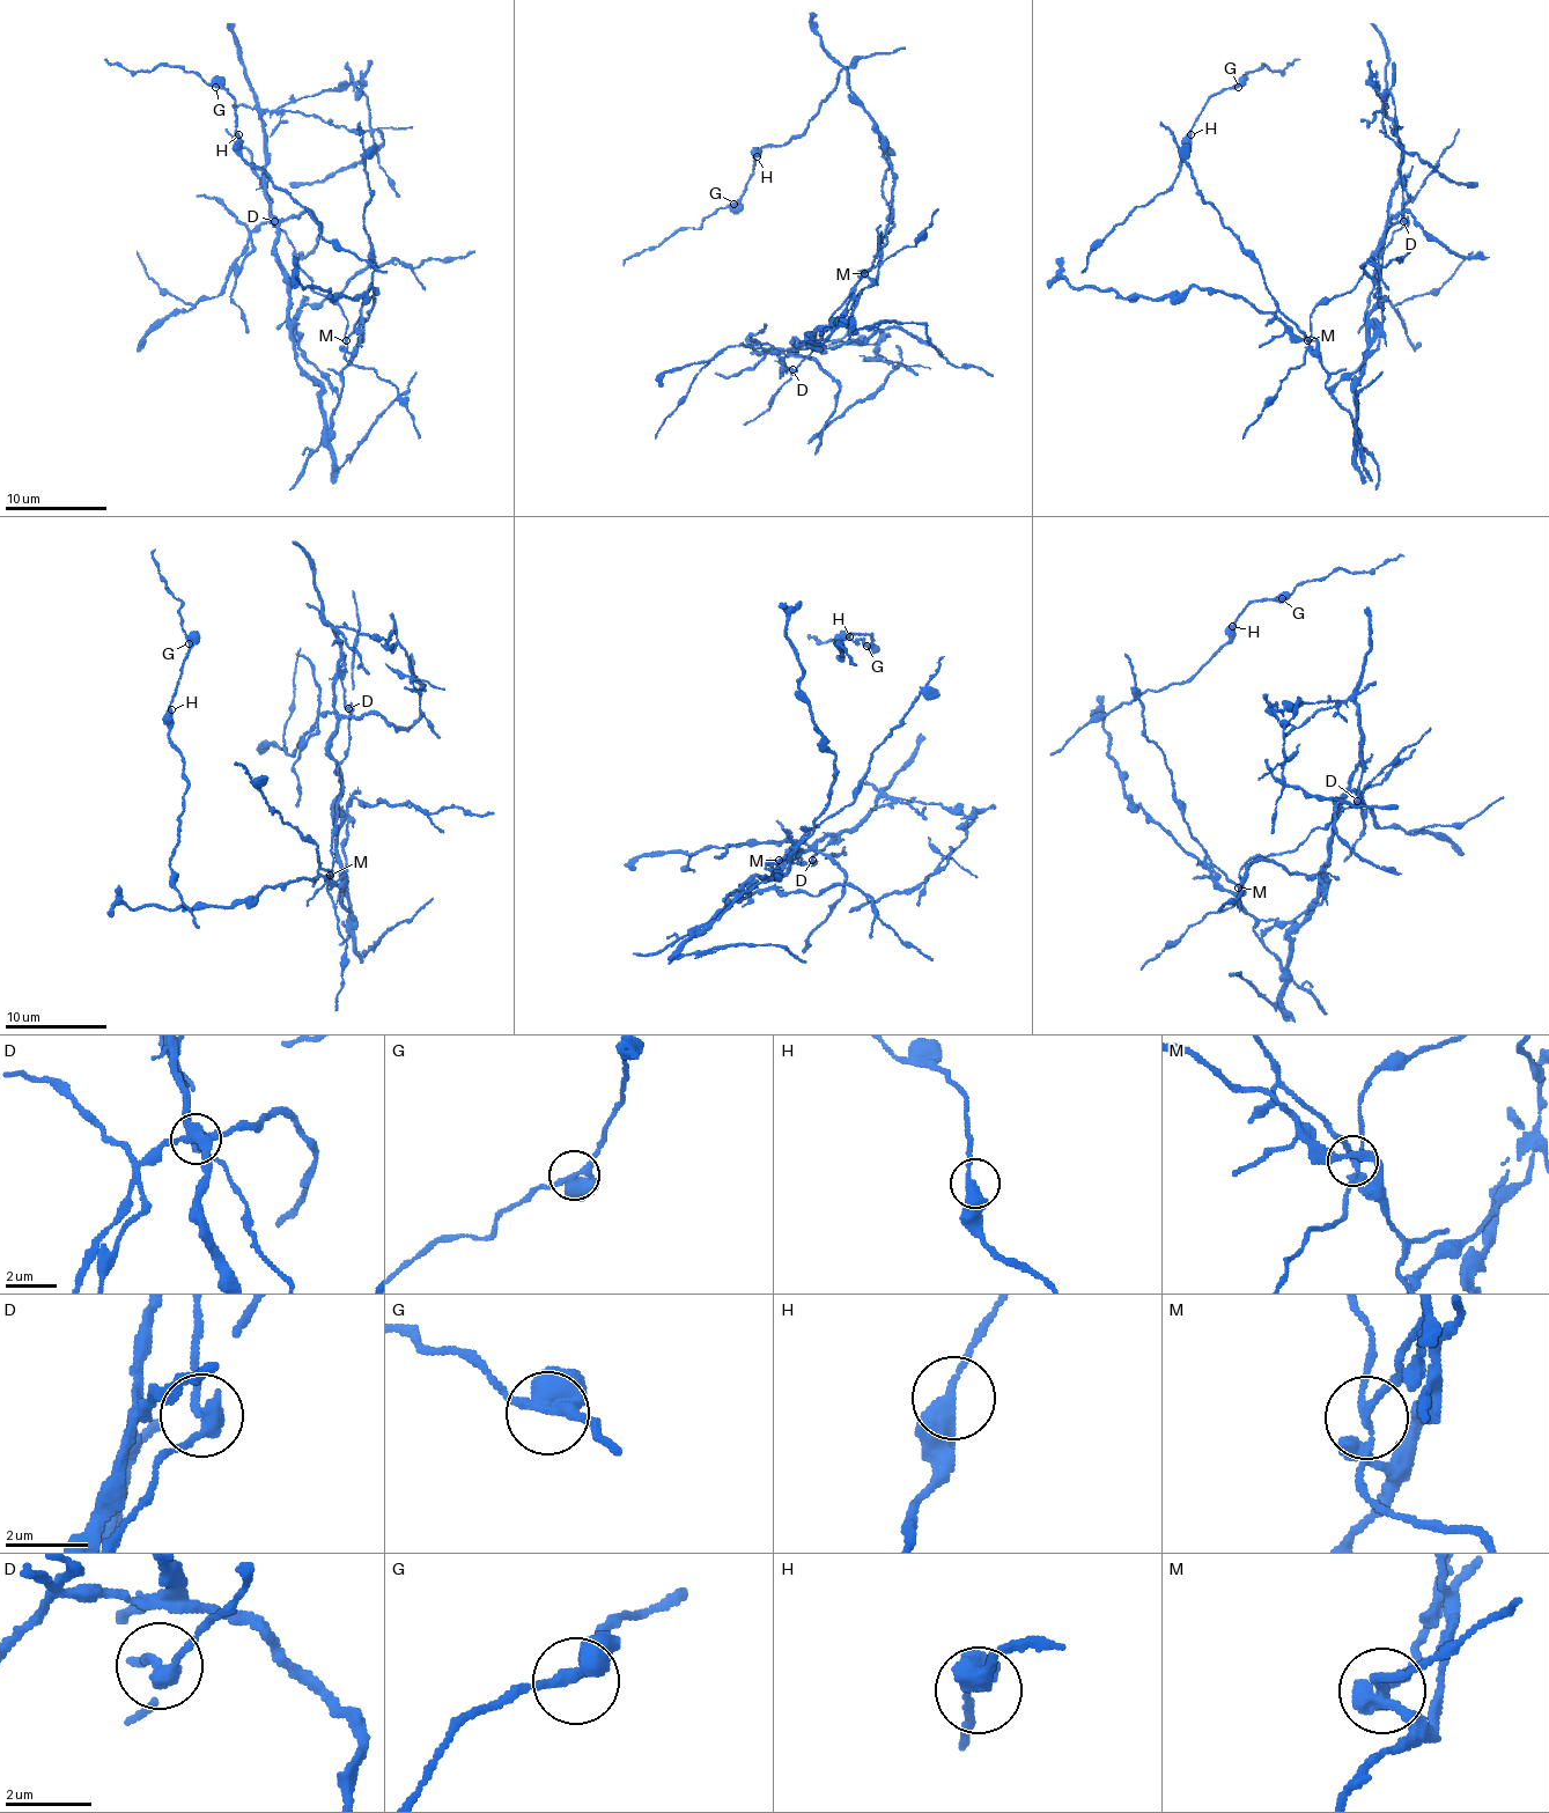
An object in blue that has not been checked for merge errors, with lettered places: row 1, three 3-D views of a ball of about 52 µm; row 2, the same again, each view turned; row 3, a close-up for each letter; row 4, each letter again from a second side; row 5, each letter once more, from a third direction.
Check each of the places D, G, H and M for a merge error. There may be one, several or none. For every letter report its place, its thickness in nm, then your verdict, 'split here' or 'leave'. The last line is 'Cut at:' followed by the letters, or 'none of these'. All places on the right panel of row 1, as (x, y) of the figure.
D: at (1403, 221); 360 nm thick; split here
G: at (1238, 87); 360 nm thick; leave
H: at (1190, 134); 360 nm thick; leave
M: at (1307, 340); 160 nm thick; split here
Cut at: D, M

